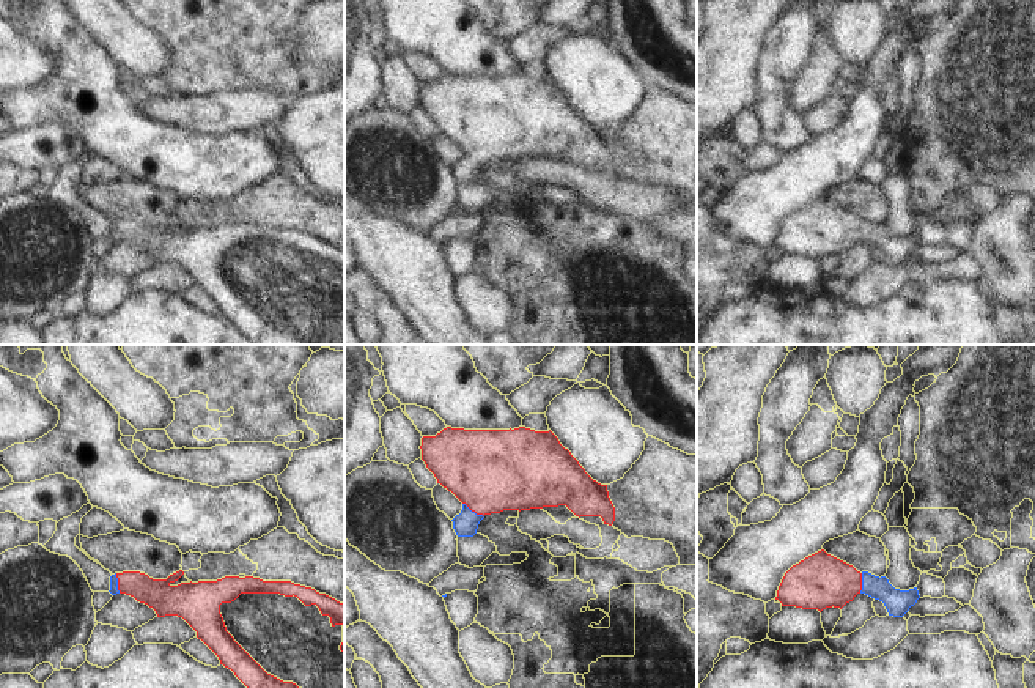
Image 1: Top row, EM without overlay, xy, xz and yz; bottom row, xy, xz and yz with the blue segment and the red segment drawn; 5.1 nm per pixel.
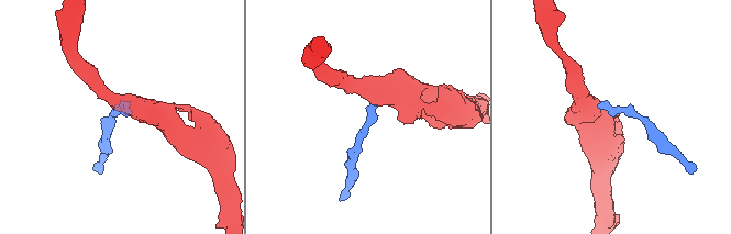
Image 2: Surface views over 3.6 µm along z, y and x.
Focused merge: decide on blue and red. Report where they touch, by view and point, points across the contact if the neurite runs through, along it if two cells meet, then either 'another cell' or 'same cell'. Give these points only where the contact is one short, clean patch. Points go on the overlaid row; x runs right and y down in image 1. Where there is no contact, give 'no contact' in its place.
contact xz (474, 512); way xz (466, 523), (474, 512), (489, 471); same cell

